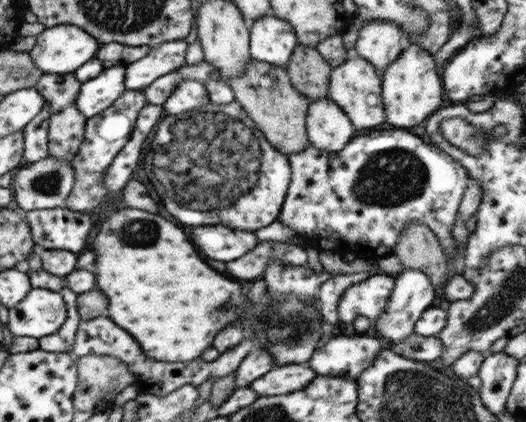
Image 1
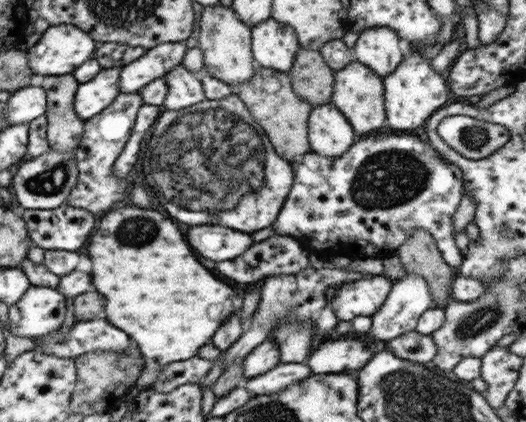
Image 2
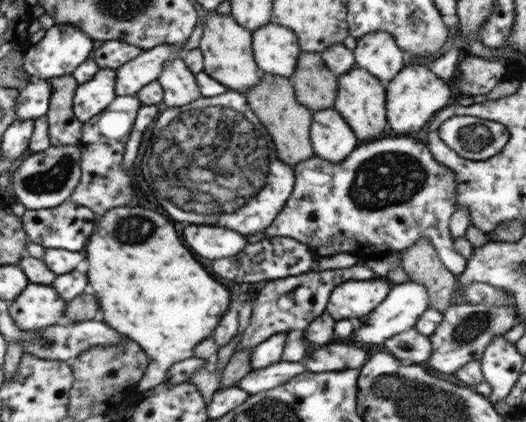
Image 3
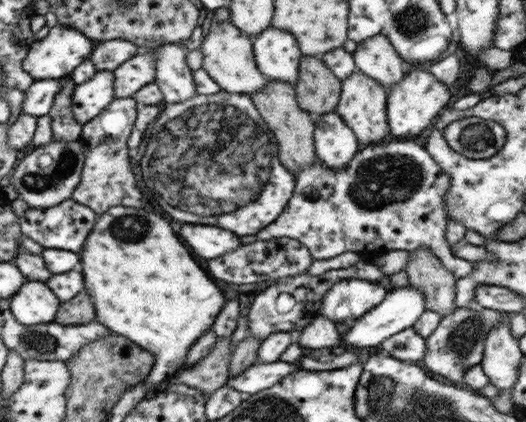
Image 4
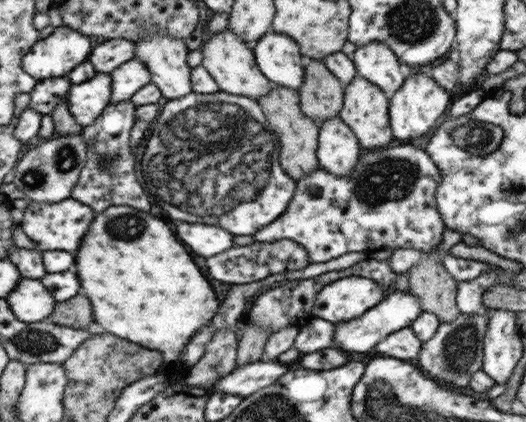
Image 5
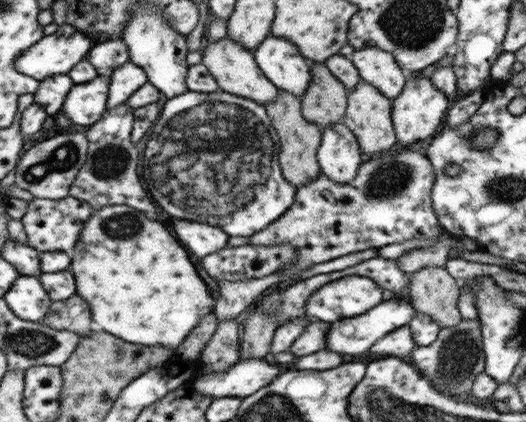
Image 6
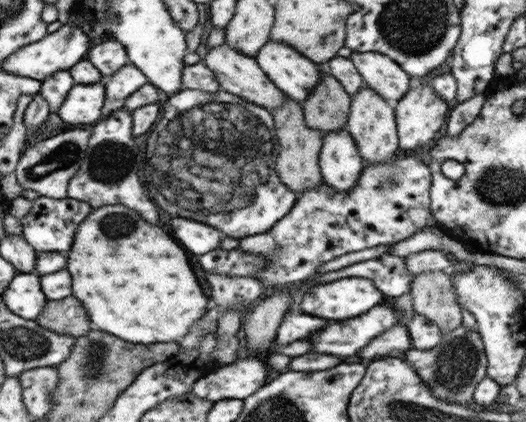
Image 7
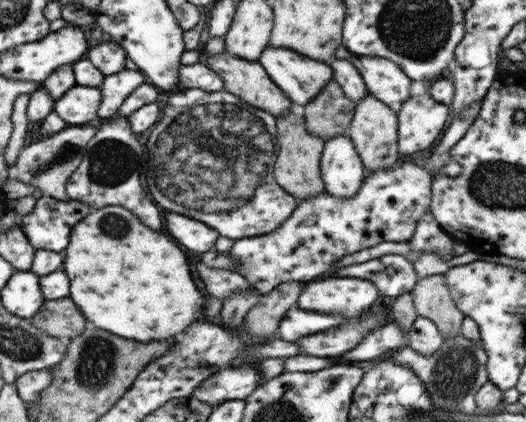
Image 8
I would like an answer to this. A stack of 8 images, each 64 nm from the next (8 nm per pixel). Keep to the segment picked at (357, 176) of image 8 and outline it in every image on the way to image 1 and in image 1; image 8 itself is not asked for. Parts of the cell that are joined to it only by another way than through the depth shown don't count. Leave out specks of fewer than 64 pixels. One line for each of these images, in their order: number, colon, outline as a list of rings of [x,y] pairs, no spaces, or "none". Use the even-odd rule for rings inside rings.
1: [[[329,98],[309,104],[305,116],[307,140],[321,152],[339,152],[353,138],[353,124],[347,114]]]
2: [[[329,102],[315,106],[309,112],[307,136],[311,152],[325,158],[339,158],[343,152],[347,152],[347,148],[351,148],[357,134],[343,112],[339,112],[339,108]]]
3: [[[335,108],[317,110],[311,118],[309,130],[313,156],[319,156],[329,164],[345,160],[357,146],[357,136]]]
4: [[[335,110],[323,116],[315,116],[313,124],[313,146],[317,160],[321,160],[327,168],[333,170],[347,168],[359,144],[353,130],[343,122],[343,118]]]
5: [[[337,116],[319,124],[317,162],[333,176],[351,176],[359,160],[359,140],[351,128]]]
6: [[[331,124],[321,130],[317,162],[321,174],[339,184],[349,184],[361,166],[361,148],[353,132],[343,124]]]
7: [[[345,128],[323,134],[323,144],[319,150],[323,184],[329,184],[337,192],[347,192],[355,188],[355,182],[363,170],[361,160],[363,158],[357,152],[355,140]]]

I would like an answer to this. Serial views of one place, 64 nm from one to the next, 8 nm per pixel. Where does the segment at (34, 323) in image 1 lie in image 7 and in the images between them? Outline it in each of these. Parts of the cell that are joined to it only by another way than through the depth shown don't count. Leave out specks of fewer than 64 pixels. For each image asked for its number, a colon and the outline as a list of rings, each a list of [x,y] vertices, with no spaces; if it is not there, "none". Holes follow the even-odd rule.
2: [[[31,286],[19,304],[9,306],[9,334],[15,338],[49,336],[61,328],[65,312],[65,298],[57,290]]]
3: [[[27,284],[27,288],[9,304],[9,314],[15,320],[15,326],[19,326],[19,332],[39,332],[45,328],[55,326],[63,318],[65,302],[57,296],[57,290],[51,286],[41,284]]]
4: [[[23,282],[23,288],[9,300],[9,310],[15,314],[15,322],[21,326],[53,324],[61,302],[51,288],[39,282]]]
5: [[[19,280],[19,286],[11,296],[5,298],[15,318],[23,324],[39,324],[47,322],[51,312],[55,310],[55,296],[43,286],[41,280]]]
6: [[[19,276],[11,292],[3,296],[3,302],[7,302],[7,306],[11,308],[11,314],[25,322],[41,322],[49,306],[53,304],[39,278],[33,276]]]
7: [[[15,274],[7,292],[1,294],[11,314],[35,322],[47,304],[47,296],[41,290],[41,278],[37,274]]]

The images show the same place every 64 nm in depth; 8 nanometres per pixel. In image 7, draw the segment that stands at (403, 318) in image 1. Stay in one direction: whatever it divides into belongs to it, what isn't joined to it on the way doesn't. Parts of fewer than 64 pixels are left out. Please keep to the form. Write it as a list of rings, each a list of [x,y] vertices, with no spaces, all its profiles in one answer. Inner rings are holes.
[[[381,302],[363,316],[341,320],[323,328],[313,336],[313,352],[353,356],[361,352],[369,340],[377,338],[381,332],[389,330],[395,324],[399,324],[399,314],[393,310],[393,306],[385,306]]]

